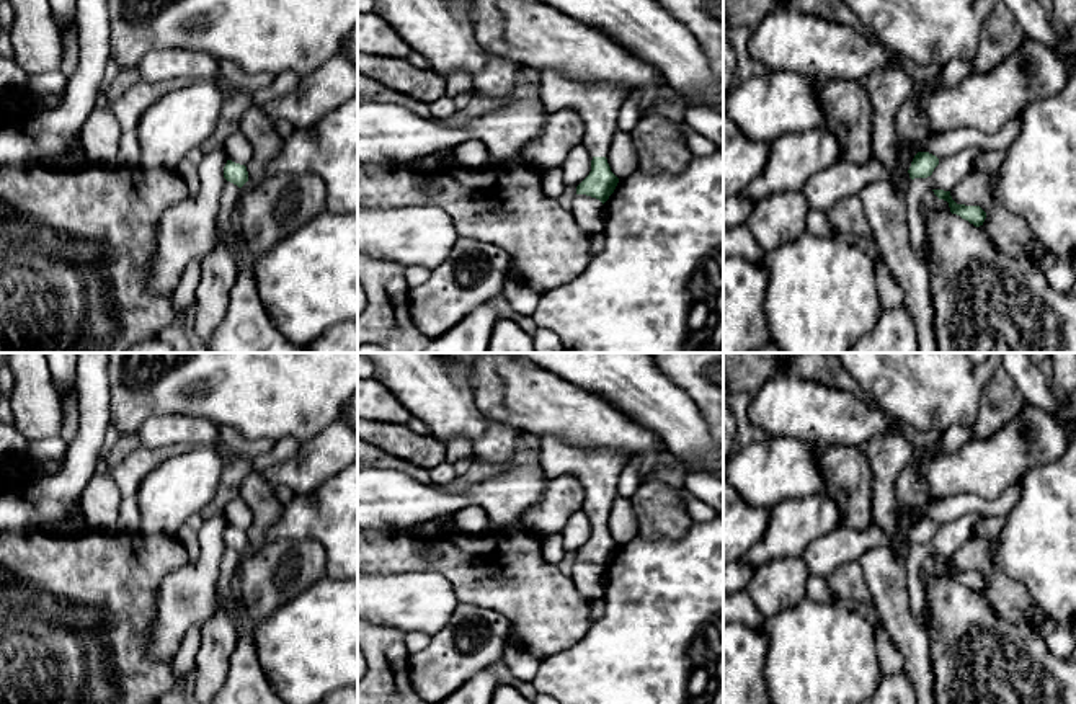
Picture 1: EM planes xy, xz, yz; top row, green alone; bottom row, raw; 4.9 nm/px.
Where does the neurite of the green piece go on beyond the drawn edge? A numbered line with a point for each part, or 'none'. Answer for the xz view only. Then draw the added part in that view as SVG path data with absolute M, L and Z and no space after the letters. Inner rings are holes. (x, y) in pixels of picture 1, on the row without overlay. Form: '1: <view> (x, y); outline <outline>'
1: xz (598, 471); outline M557 434L542 436L540 466L547 479L575 475L585 487L583 511L593 523L606 523L617 498L617 483L629 464L625 452L614 449L580 448Z

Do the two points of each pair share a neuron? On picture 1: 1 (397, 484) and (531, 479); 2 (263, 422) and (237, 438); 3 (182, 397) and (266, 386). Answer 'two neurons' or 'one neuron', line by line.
1: one neuron
2: two neurons
3: one neuron

